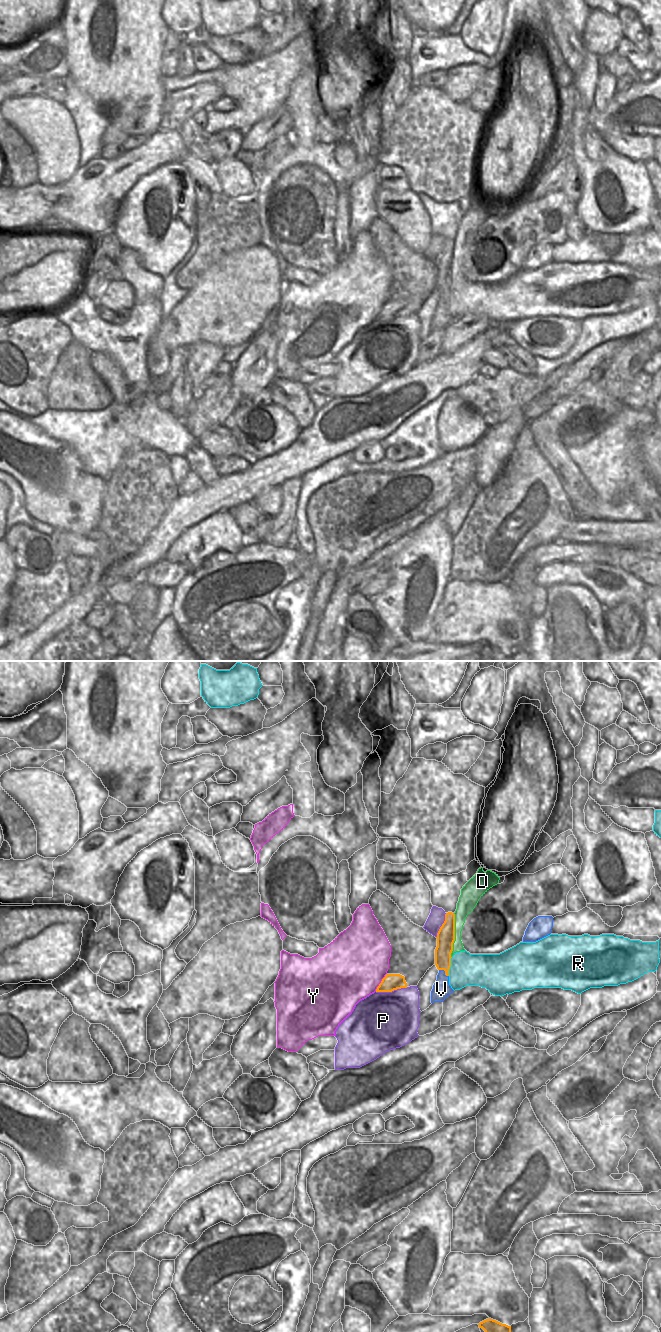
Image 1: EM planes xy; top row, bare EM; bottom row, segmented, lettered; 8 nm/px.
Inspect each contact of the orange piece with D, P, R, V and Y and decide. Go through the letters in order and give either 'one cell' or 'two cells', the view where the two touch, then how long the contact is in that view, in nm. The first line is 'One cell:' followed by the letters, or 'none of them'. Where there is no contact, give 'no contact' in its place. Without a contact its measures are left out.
One cell: none of them
D: two cells | xy | 360 nm
P: two cells | xy | 260 nm
R: two cells | xy | 160 nm
V: two cells | xy | 100 nm
Y: two cells | xy | 150 nm

